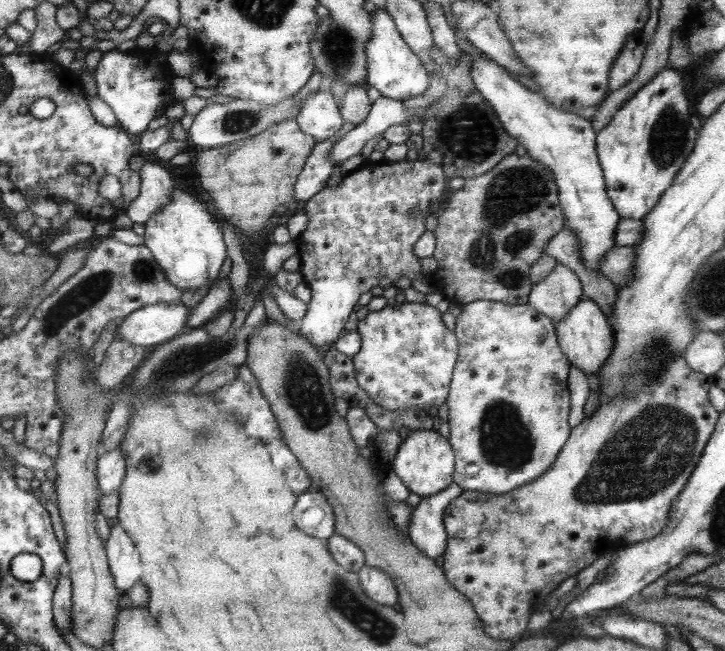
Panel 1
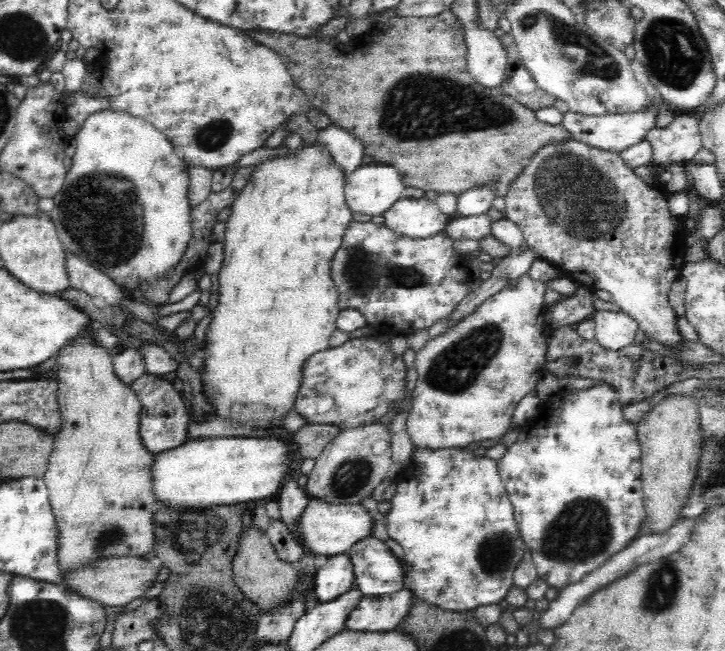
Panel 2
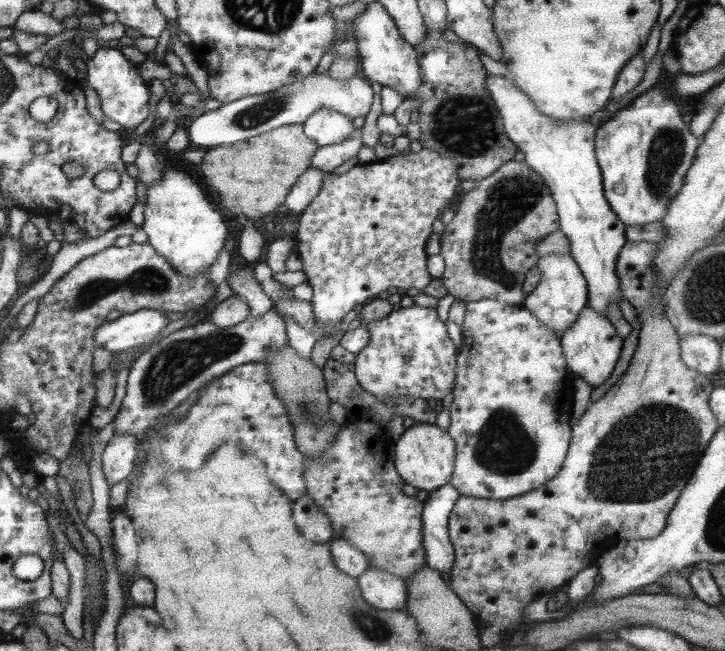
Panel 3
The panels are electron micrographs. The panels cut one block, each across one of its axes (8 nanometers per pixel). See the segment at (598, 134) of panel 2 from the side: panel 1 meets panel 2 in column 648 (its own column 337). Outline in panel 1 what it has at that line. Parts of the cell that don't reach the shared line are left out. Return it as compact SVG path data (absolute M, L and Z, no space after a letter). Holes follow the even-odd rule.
M323 88L302 100L302 107L299 107L294 119L298 127L317 142L325 140L344 123L336 100Z

